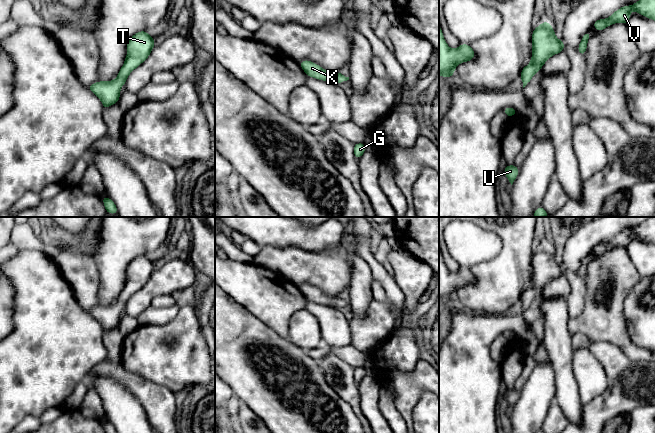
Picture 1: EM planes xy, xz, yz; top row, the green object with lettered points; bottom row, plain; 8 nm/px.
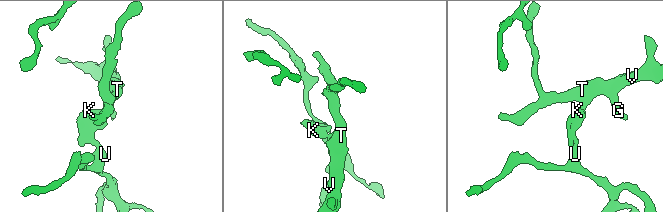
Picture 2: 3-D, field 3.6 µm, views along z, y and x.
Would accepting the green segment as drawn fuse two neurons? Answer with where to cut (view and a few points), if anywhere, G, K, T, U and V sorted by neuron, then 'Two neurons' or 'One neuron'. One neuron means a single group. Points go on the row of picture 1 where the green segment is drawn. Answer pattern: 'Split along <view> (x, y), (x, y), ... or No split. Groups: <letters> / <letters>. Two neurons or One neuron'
No split. Groups: G K T U V. One neuron

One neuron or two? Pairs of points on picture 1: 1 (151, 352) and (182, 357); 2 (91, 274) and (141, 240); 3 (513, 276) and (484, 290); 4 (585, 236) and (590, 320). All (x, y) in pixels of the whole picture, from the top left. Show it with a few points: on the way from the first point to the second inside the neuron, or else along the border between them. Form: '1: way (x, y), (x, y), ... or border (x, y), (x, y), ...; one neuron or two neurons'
1: way (159, 357), (174, 357); one neuron
2: border (91, 253), (98, 271), (99, 293); two neurons
3: way (506, 277), (491, 290); one neuron
4: border (592, 247), (587, 254); two neurons

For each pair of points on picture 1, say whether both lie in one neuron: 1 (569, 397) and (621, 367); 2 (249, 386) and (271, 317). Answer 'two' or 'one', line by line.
1: two
2: two

